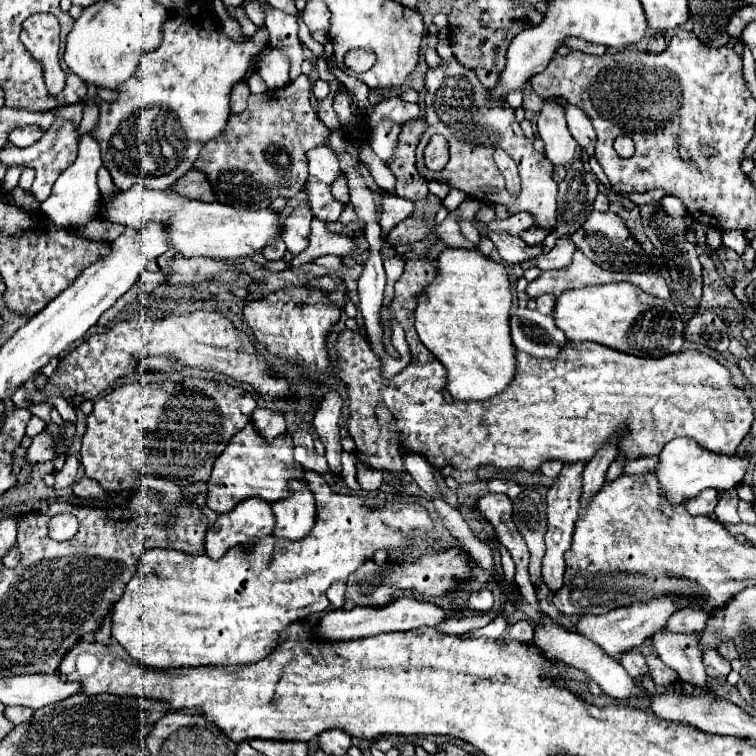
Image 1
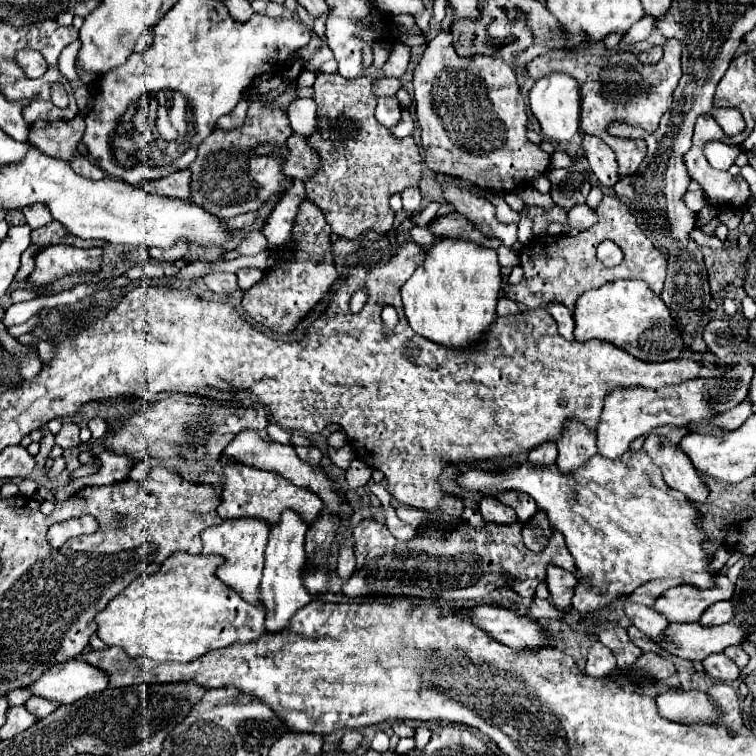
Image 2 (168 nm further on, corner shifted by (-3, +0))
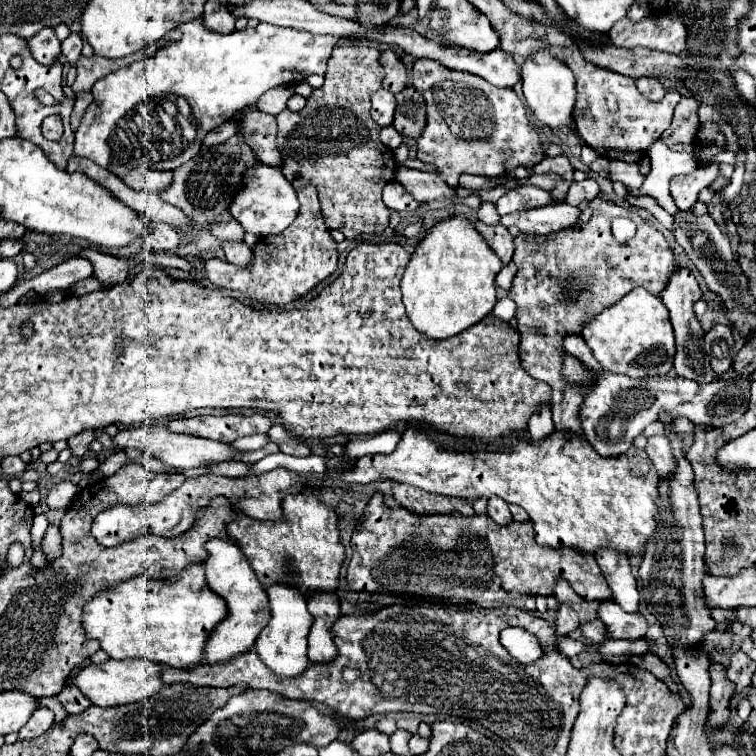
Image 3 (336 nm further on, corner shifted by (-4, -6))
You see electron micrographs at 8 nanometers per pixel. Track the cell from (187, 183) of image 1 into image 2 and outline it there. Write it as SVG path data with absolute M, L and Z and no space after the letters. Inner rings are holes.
M182 169L174 175L162 177L158 181L146 181L144 189L148 193L156 193L156 195L188 199L190 197L190 169Z

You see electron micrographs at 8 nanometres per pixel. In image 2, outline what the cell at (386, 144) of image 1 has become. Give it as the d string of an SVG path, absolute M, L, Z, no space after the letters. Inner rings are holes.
M378 97L376 119L386 127L392 129L400 121L400 105L396 97Z

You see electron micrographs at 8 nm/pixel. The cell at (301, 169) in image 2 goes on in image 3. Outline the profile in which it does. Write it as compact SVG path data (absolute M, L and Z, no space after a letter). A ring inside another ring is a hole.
M247 111L239 117L237 121L239 125L239 131L237 135L243 139L243 143L247 143L253 151L255 151L255 157L265 163L265 165L271 165L271 167L279 167L281 163L281 155L279 151L275 151L275 135L277 135L277 121L273 115L267 115L263 111Z

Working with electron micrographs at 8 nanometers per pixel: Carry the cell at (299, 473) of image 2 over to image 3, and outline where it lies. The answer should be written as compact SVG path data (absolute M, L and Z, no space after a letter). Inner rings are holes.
M145 423L141 427L133 427L133 429L123 429L113 437L113 443L127 449L127 447L135 447L147 455L153 455L157 459L161 459L167 467L173 469L191 469L191 467L201 467L203 463L223 463L223 461L231 461L233 455L237 455L235 449L231 449L227 443L219 443L219 441L209 441L209 439L201 439L201 437L193 437L193 435L181 435L181 433L173 433L167 429L165 423Z

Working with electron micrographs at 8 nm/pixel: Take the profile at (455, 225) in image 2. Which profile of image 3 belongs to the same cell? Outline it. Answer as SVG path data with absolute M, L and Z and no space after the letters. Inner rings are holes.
M477 221L475 227L485 237L485 241L491 245L491 249L497 253L497 257L503 261L503 265L507 265L513 257L513 251L515 251L515 243L513 243L513 237L507 231L507 227L503 227L503 225L485 225L481 221Z

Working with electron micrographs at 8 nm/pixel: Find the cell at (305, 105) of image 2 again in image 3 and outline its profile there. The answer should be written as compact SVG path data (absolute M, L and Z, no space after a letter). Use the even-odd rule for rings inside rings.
M281 85L281 87L277 87L275 91L267 91L265 95L261 95L255 105L257 105L257 109L261 109L261 111L265 111L265 113L277 115L277 113L281 113L281 111L285 109L287 97L289 97L291 93L293 93L291 87Z

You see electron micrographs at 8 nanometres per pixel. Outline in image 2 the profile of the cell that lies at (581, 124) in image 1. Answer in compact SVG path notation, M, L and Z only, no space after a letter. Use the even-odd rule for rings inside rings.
M584 135L582 149L584 149L586 159L590 163L590 169L598 177L598 181L602 185L612 187L618 181L618 173L616 173L618 167L616 167L612 149L606 147L606 143L594 135Z

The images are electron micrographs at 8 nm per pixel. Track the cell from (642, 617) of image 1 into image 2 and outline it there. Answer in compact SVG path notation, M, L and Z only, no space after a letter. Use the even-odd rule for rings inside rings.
M718 575L718 581L710 589L694 589L690 585L678 585L664 591L652 605L652 609L668 619L668 623L690 623L716 601L730 599L734 593L734 583L726 575Z

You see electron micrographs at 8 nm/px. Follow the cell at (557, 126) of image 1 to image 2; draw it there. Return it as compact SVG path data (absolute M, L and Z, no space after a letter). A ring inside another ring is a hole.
M550 73L542 77L530 89L530 109L542 127L542 135L550 141L564 143L570 141L580 131L580 93L578 85L570 75Z

